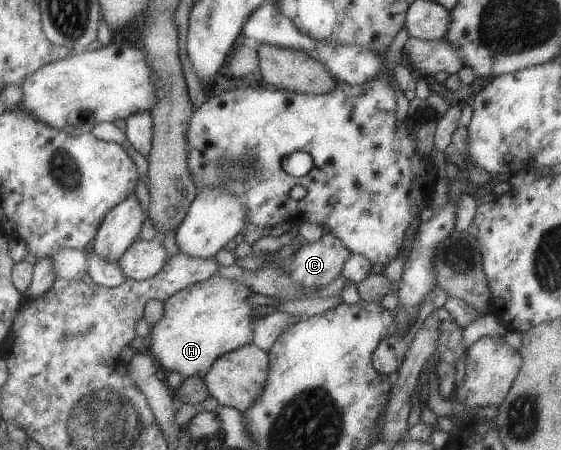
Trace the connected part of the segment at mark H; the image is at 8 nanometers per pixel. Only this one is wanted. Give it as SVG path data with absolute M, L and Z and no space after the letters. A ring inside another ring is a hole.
M216 274L185 286L163 300L163 314L150 327L147 352L166 374L177 372L183 378L203 378L217 358L251 344L253 320L258 317L253 316L253 307L247 304L249 294L251 288Z

